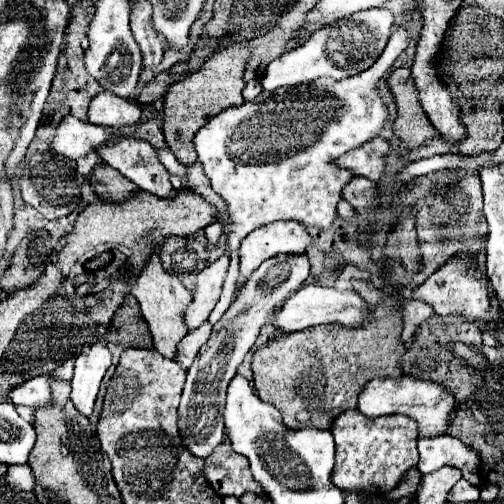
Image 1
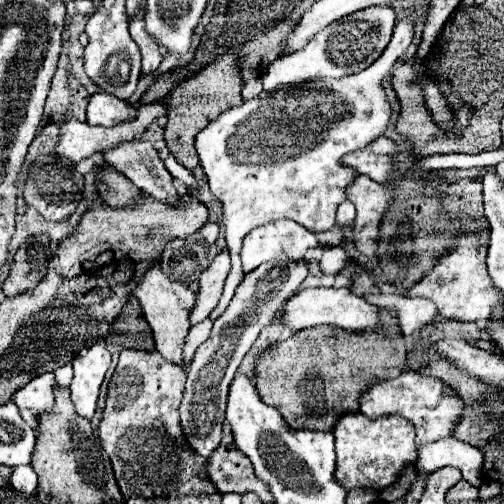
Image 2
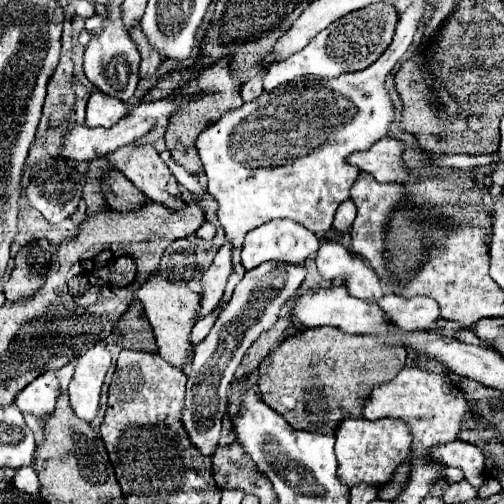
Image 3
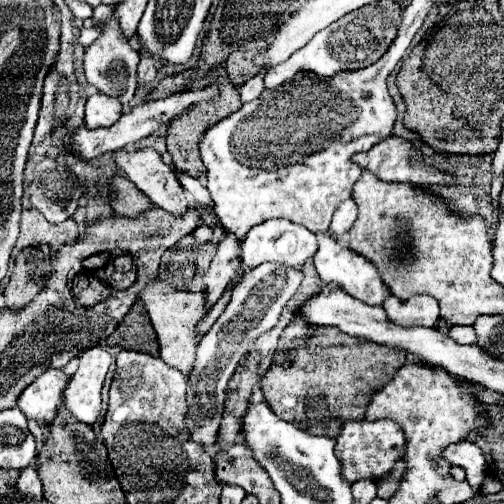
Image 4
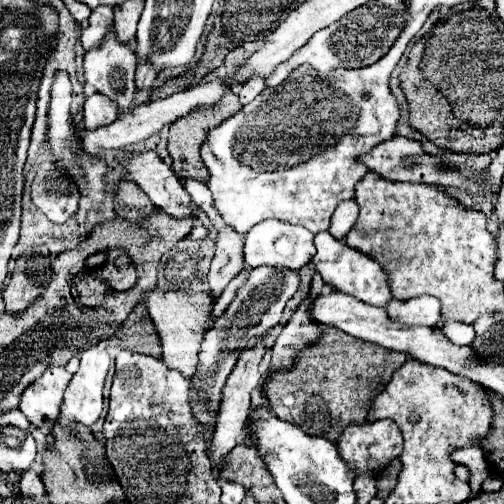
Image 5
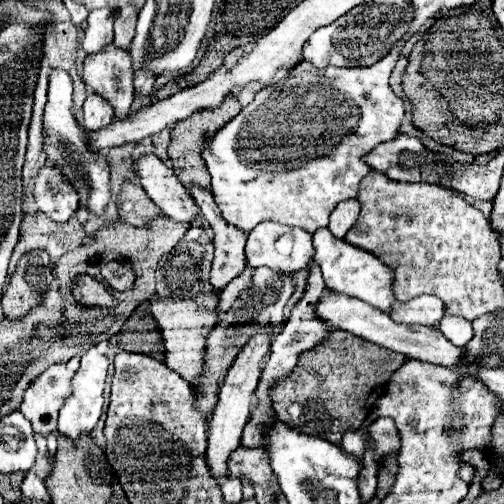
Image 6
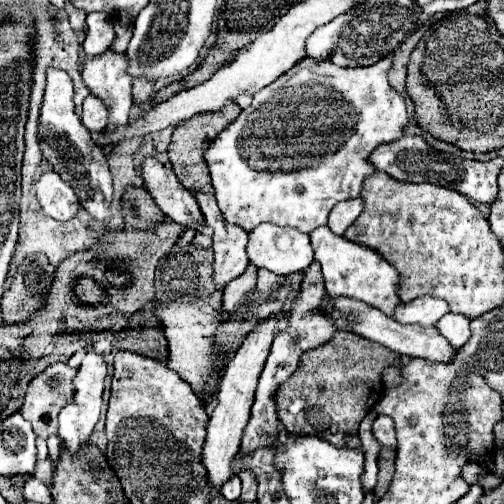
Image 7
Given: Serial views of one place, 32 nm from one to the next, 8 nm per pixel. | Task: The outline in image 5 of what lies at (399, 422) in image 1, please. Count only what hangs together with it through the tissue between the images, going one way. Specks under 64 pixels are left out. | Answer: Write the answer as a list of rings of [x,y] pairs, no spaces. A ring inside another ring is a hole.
[[[374,420],[366,424],[350,424],[338,440],[338,450],[348,464],[362,474],[366,470],[382,472],[392,458],[402,452],[402,434],[394,420]]]

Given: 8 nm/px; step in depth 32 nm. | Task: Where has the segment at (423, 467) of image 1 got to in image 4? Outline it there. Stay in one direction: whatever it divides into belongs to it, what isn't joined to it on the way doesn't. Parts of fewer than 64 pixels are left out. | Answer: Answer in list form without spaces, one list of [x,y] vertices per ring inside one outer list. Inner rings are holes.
[[[466,442],[466,444],[448,446],[444,457],[453,466],[462,466],[466,470],[466,480],[470,482],[470,486],[474,486],[474,492],[480,490],[486,478],[486,460],[476,444]]]

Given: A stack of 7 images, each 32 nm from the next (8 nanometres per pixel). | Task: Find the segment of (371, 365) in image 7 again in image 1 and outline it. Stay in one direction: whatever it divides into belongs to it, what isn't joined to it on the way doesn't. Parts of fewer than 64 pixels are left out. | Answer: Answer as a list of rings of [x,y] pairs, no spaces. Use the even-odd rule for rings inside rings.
[[[390,304],[374,306],[374,318],[376,320],[364,328],[344,328],[338,324],[306,328],[260,348],[252,360],[254,384],[260,400],[276,406],[282,412],[284,424],[288,428],[328,430],[334,424],[336,416],[340,416],[348,408],[358,408],[358,394],[372,378],[396,378],[402,374],[400,358],[404,356],[406,346],[400,342],[400,310]]]

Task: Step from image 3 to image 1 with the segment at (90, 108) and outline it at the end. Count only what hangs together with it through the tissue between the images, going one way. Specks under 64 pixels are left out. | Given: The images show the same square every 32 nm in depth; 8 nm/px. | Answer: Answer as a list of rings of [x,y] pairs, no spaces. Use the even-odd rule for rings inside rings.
[[[100,92],[88,106],[88,122],[98,126],[124,126],[134,124],[140,118],[140,106],[132,100],[120,98],[112,92]]]

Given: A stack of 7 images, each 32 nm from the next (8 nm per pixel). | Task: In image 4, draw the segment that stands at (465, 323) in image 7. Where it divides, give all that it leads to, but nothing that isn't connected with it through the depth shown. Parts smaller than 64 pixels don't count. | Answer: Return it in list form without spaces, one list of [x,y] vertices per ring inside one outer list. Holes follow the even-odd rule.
[[[452,324],[448,328],[448,336],[452,340],[456,340],[458,344],[474,344],[476,342],[476,334],[474,334],[474,328],[472,326],[458,326],[458,324]]]

